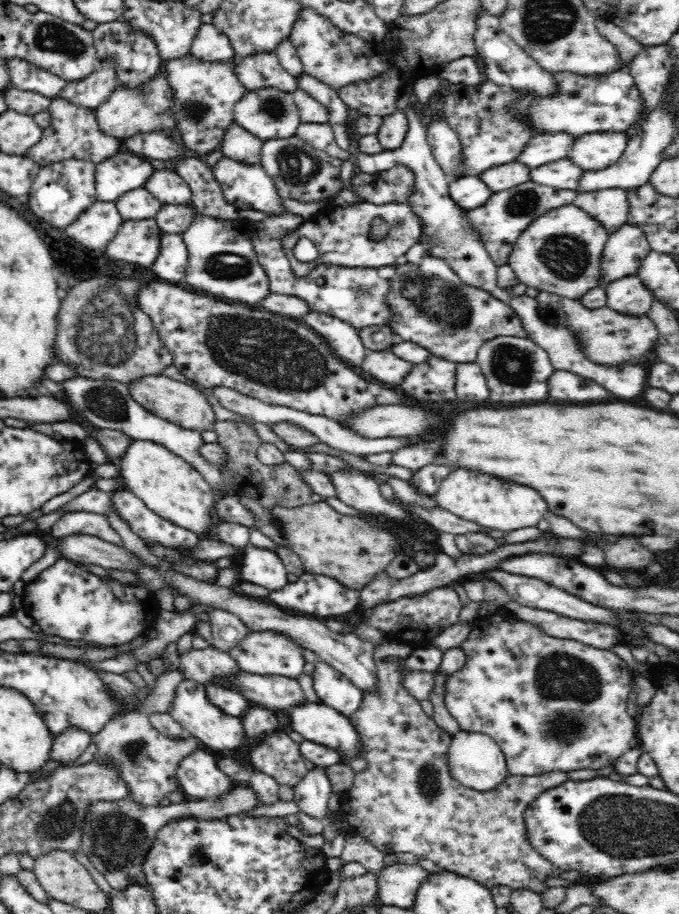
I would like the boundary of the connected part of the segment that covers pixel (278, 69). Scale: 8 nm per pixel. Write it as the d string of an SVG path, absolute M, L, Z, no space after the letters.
M260 52L246 57L235 57L234 73L247 90L277 88L293 93L298 89L298 81L283 70L274 52Z

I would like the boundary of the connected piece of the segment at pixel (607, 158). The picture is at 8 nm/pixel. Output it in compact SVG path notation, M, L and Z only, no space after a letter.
M626 132L583 134L576 138L566 157L572 159L585 172L605 170L616 164L626 150L627 142Z

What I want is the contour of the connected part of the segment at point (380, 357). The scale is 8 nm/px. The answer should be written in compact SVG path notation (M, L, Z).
M368 350L364 360L360 364L364 374L372 374L372 378L398 384L400 386L408 372L412 370L410 362L404 362L402 358L396 358L393 352L374 352Z

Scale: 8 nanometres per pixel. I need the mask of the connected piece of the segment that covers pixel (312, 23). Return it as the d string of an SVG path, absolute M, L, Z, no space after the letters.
M311 8L300 10L289 39L296 47L304 72L336 90L347 84L376 78L387 65L378 45L338 30L325 16L316 14Z

